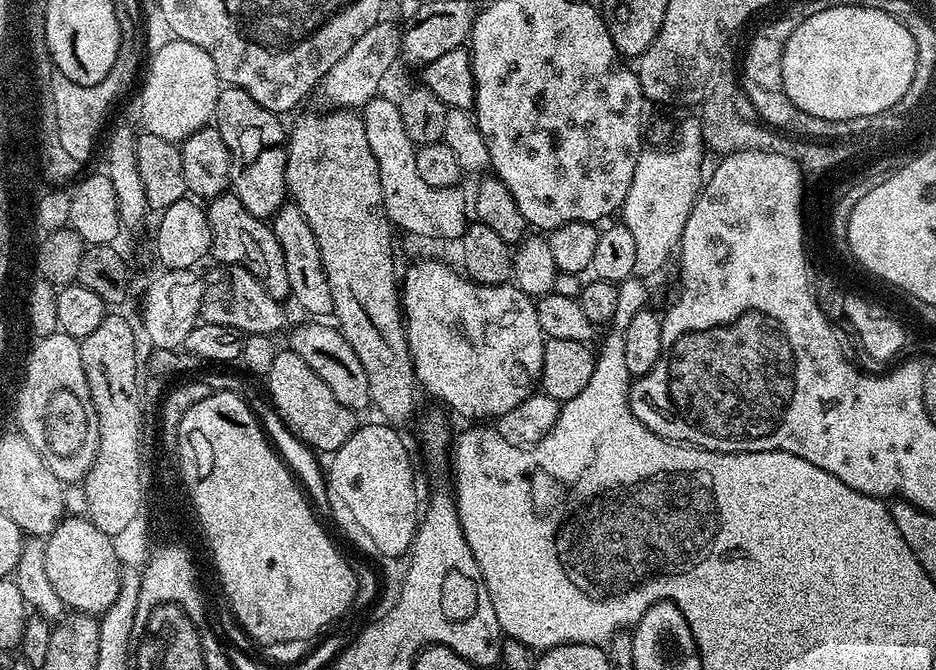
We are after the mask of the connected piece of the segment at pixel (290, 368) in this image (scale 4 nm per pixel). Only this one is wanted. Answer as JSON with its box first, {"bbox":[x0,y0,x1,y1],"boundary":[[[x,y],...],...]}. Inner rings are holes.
{"bbox":[266,350,358,454],"boundary":[[[291,350],[277,351],[274,358],[274,366],[270,366],[266,377],[268,383],[267,395],[270,397],[271,405],[285,422],[285,426],[292,431],[302,443],[307,444],[317,453],[331,454],[338,451],[354,434],[358,427],[357,413],[350,411],[338,398],[334,398],[330,386],[298,358]]]}

